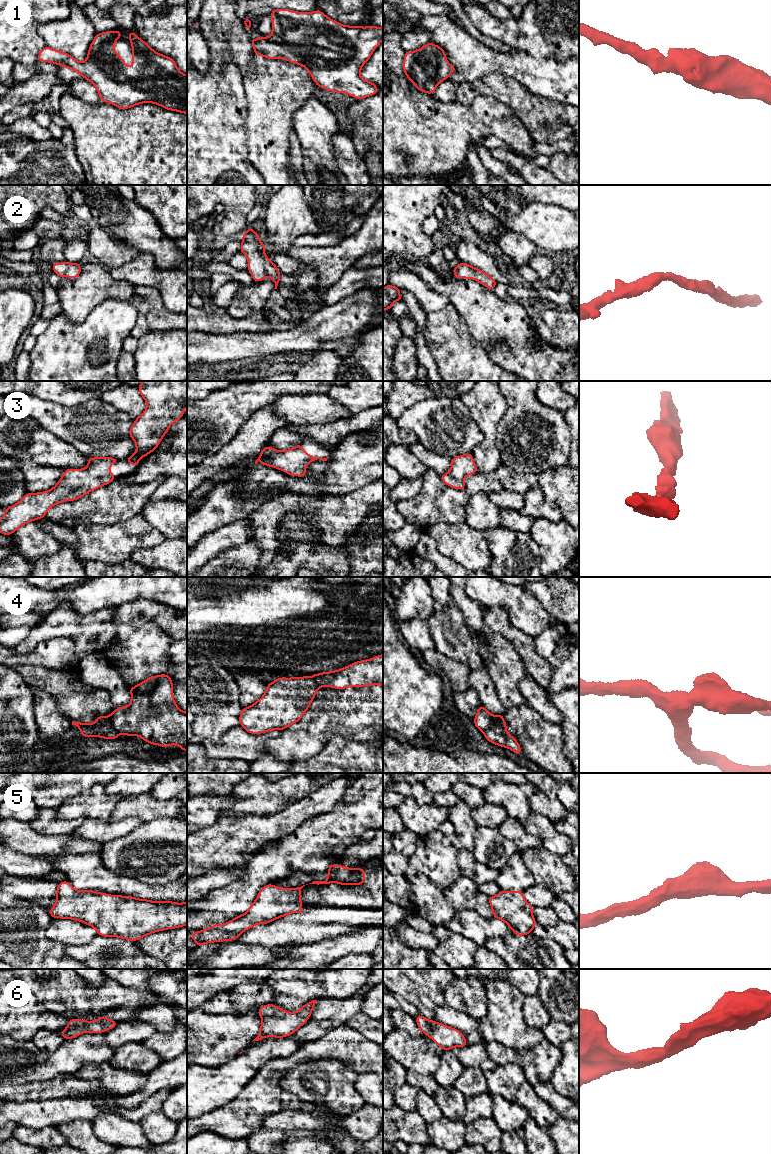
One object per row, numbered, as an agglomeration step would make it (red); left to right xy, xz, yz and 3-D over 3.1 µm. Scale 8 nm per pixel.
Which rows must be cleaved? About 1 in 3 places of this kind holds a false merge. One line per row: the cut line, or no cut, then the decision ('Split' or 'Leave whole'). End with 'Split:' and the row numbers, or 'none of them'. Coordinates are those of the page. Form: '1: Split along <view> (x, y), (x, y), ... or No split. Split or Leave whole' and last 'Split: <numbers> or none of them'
1: No split. Leave whole
2: No split. Leave whole
3: No split. Leave whole
4: Split along xy (109, 716), (111, 725), (119, 734). Split
5: No split. Leave whole
6: No split. Leave whole
Split: 4

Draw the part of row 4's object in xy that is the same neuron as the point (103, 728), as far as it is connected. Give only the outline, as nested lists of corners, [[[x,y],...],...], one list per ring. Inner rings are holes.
[[[98,716],[94,723],[81,723],[72,721],[72,725],[80,729],[83,737],[101,737],[116,739],[120,734],[112,726],[110,716]]]

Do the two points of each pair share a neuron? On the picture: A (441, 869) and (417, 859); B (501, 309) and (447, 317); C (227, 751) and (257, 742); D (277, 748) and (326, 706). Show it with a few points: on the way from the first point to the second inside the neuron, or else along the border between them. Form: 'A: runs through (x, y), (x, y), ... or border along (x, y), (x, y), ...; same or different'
A: runs through (435, 863), (432, 860), (423, 860); same
B: border along (450, 302), (463, 318), (472, 335); different
C: runs through (234, 745), (250, 745); same
D: runs through (289, 743), (314, 718); same

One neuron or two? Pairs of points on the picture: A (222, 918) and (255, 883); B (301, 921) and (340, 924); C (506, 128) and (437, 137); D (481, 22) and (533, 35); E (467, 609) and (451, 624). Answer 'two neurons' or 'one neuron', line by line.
A: one neuron
B: one neuron
C: one neuron
D: one neuron
E: two neurons

